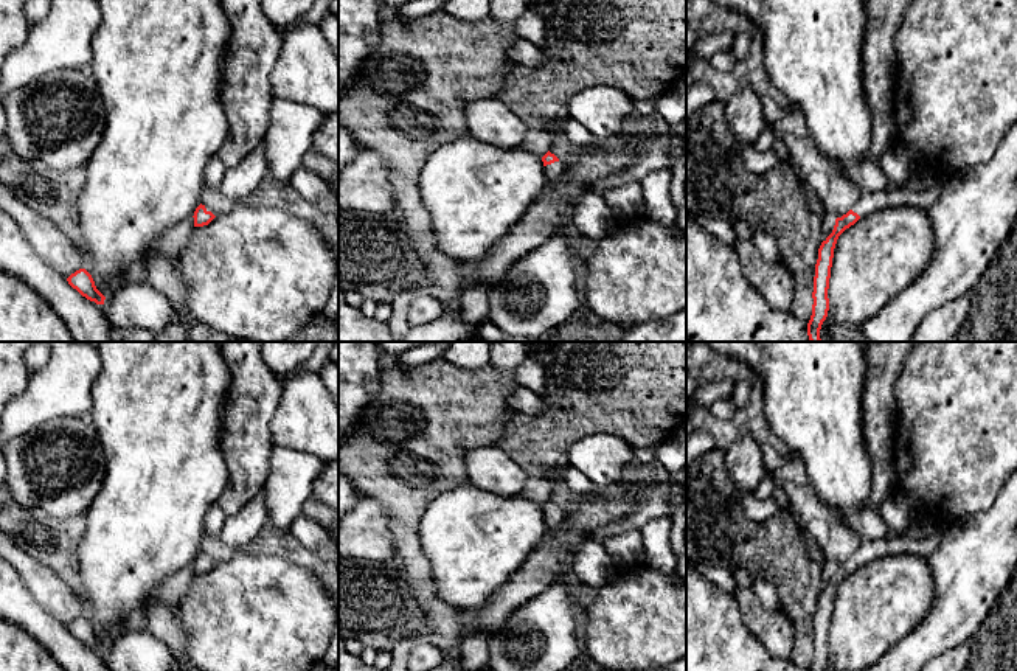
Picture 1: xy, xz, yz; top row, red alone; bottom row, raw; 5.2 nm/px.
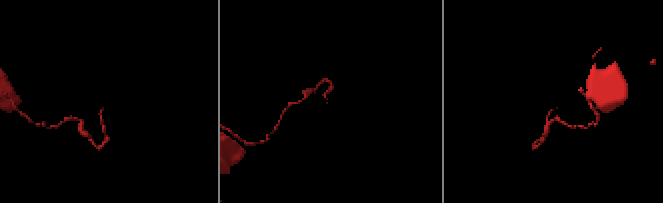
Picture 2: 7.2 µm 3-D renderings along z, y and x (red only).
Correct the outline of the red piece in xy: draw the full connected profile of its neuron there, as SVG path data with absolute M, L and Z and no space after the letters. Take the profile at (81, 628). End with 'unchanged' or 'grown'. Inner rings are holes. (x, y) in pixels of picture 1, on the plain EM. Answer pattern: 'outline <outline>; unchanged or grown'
outline M79 617L67 626L68 632L82 645L96 652L104 652L106 645L96 637L92 623L85 617Z; unchanged

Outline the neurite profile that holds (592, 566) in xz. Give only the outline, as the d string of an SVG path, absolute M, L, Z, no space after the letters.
M588 539L576 551L571 572L588 587L602 587L613 581L616 567L610 562L601 541Z

